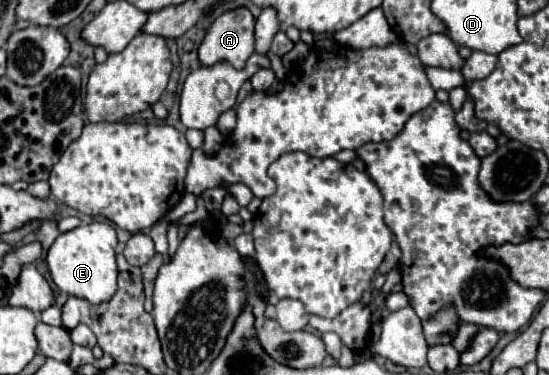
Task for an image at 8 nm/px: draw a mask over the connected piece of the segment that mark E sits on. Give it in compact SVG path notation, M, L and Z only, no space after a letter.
M109 223L79 225L67 233L61 233L47 251L47 265L55 285L67 295L87 299L89 303L109 301L117 291L117 263L115 263L117 233Z

